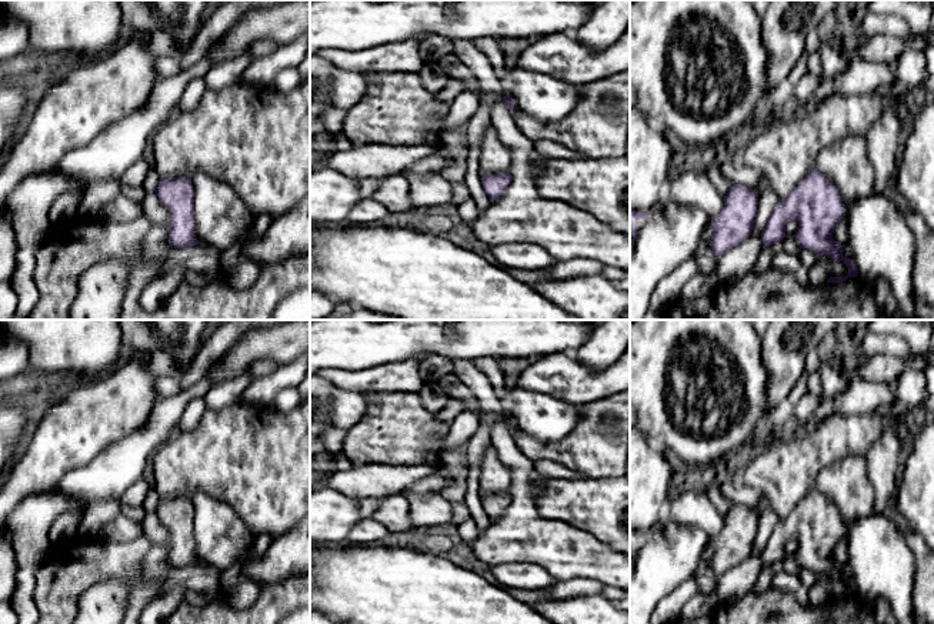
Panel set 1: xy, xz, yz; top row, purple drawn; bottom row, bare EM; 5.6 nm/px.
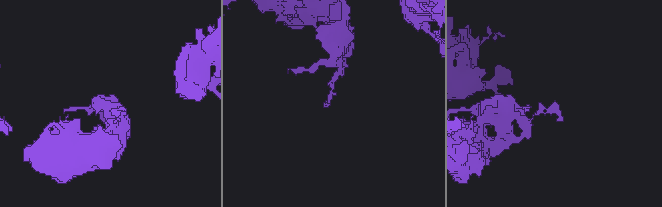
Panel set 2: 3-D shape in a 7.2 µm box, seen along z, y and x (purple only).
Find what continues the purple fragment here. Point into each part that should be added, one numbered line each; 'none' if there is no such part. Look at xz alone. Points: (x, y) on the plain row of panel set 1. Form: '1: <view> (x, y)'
none

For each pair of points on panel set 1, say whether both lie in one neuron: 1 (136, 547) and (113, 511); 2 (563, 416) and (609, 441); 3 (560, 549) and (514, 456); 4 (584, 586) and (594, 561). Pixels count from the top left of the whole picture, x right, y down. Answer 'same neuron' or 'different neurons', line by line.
1: different neurons
2: different neurons
3: same neuron
4: different neurons

